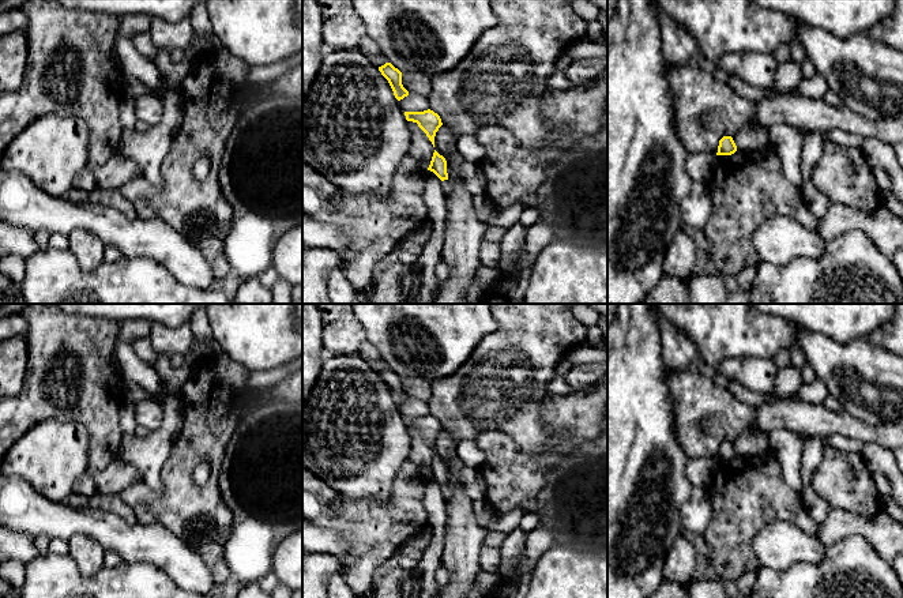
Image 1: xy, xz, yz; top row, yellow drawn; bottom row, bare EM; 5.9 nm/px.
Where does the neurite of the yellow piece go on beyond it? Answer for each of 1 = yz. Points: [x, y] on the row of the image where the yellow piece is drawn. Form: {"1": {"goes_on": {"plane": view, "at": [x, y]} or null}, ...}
{"1": {"goes_on": null}}

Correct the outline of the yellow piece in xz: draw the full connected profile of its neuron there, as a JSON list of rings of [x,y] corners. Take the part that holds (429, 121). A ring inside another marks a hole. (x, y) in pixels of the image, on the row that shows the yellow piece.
[[[430,109],[424,112],[405,112],[405,116],[407,121],[418,124],[434,147],[436,132],[443,125],[440,116]]]

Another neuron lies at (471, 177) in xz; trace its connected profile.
[[[464,161],[458,169],[458,177],[471,195],[488,192],[488,181],[479,170],[478,163]]]

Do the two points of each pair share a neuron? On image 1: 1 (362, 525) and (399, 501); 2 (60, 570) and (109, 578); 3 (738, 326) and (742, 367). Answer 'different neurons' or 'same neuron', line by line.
1: same neuron
2: same neuron
3: different neurons

